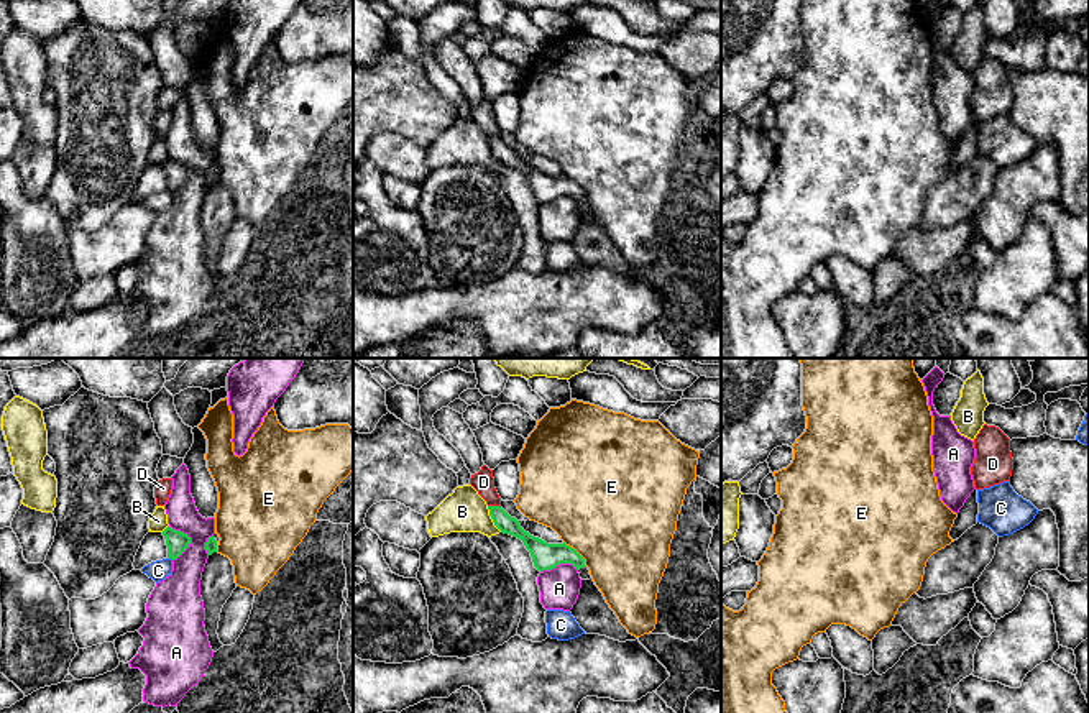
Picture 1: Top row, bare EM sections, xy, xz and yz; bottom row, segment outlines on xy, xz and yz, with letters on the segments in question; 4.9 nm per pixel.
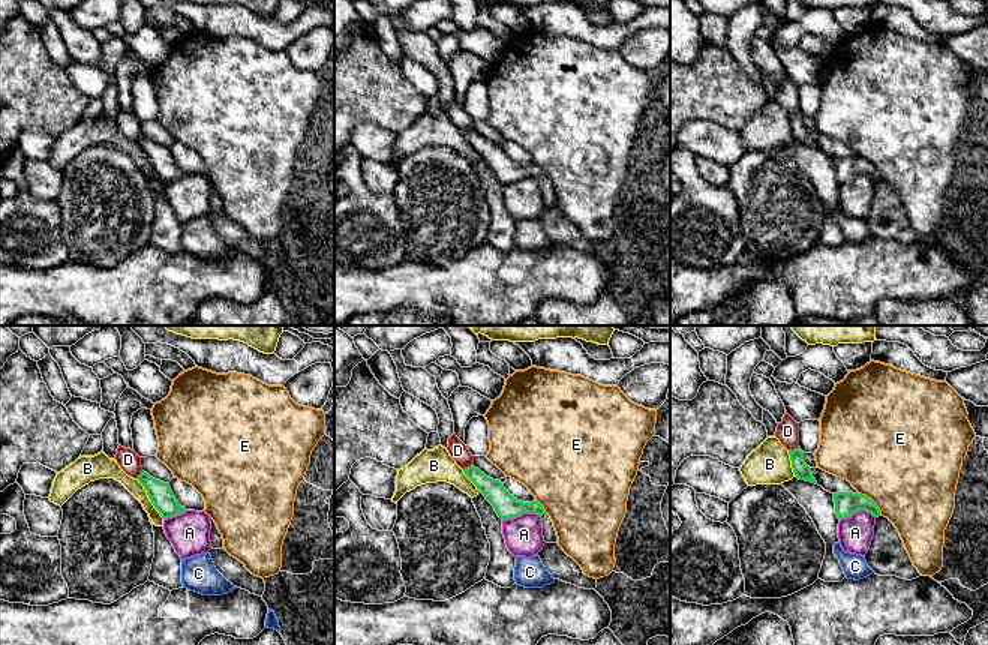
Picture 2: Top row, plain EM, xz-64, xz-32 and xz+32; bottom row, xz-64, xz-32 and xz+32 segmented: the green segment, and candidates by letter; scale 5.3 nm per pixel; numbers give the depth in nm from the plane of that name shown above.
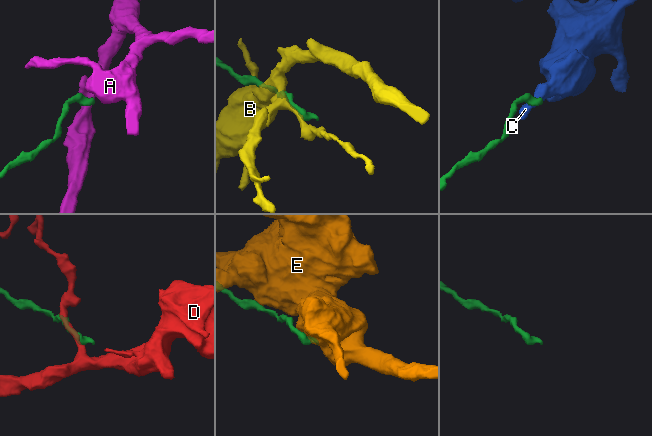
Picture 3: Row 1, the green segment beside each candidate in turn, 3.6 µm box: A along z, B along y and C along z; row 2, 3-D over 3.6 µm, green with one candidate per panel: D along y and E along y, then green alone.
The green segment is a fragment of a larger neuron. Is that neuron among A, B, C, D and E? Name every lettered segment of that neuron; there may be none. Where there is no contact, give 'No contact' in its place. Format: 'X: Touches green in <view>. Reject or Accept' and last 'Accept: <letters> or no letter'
A: Touches green in xy. Reject
B: Touches green in xz. Reject
C: Touches green in xy. Reject
D: Touches green in xz. Reject
E: Touches green in xz. Reject
Accept: no letter

